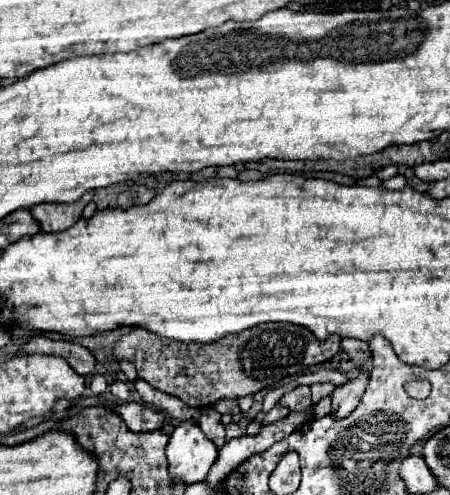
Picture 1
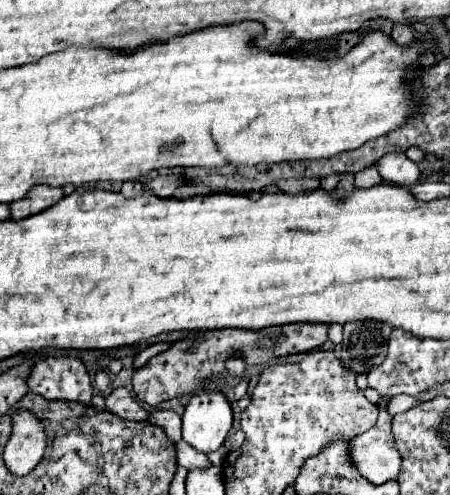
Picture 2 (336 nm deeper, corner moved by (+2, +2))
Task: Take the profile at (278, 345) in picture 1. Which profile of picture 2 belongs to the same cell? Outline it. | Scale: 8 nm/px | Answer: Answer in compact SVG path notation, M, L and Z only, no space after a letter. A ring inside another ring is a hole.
M284 324L262 330L214 330L198 334L192 340L178 340L170 346L170 350L152 356L142 368L136 368L132 374L132 386L136 398L146 402L148 406L158 406L166 400L180 398L184 394L194 392L208 376L216 376L224 372L224 364L230 356L240 356L248 364L266 364L276 358L310 352L322 346L328 340L328 324Z

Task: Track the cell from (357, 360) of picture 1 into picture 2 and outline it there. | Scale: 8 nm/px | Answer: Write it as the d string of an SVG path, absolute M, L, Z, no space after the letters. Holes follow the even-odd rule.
M376 320L348 322L344 326L344 342L340 354L342 362L356 374L378 366L388 354L390 332L392 326Z

